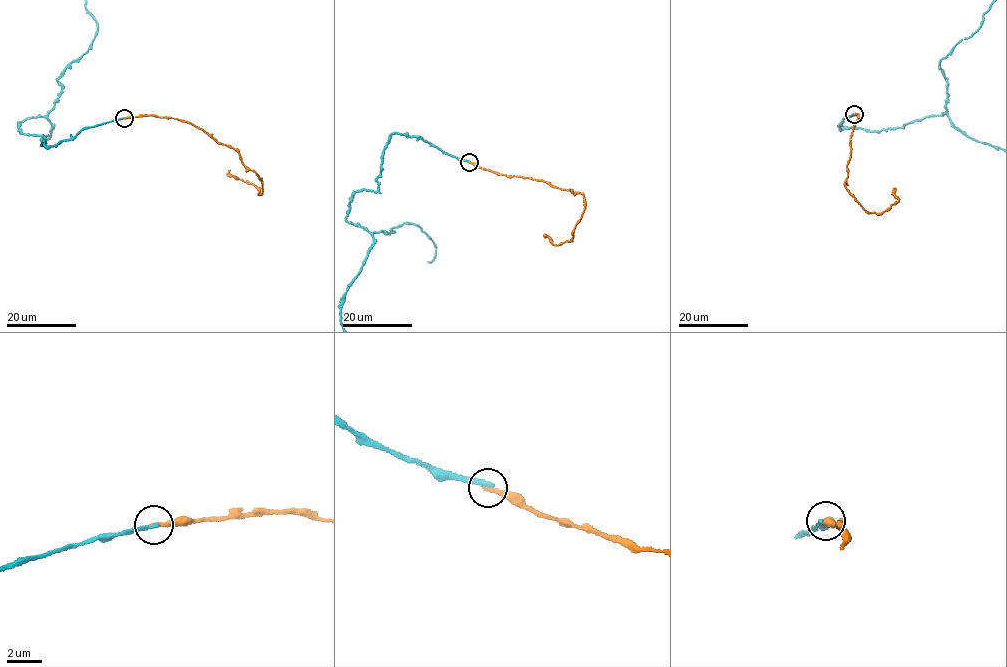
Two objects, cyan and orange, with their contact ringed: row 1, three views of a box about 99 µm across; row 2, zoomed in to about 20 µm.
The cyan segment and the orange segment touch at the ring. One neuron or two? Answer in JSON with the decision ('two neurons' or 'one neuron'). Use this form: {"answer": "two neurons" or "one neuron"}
{"answer": "two neurons"}

